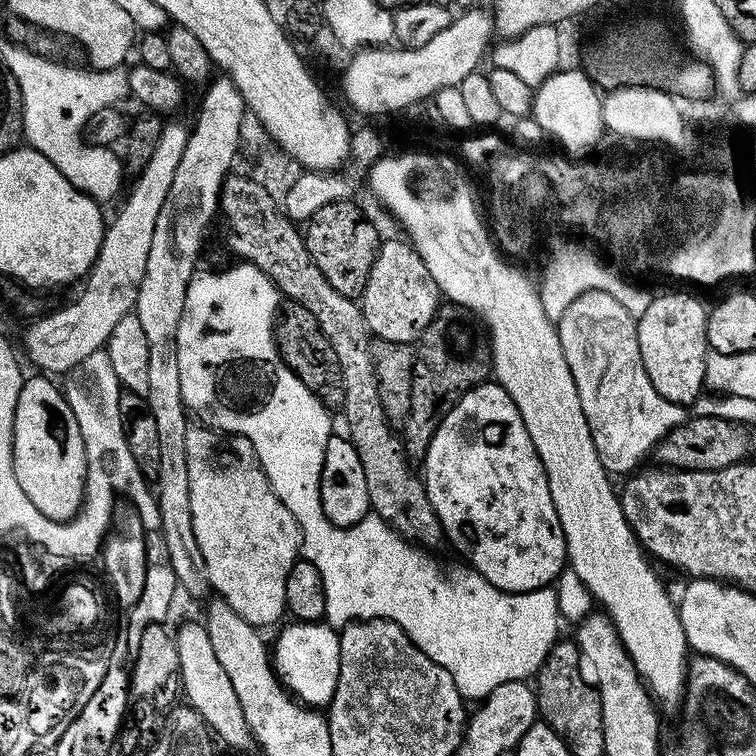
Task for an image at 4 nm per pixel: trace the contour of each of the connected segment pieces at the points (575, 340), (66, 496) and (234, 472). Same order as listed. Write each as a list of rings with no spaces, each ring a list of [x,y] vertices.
[[[586,292],[571,302],[556,324],[556,332],[562,342],[562,354],[566,354],[566,366],[570,366],[574,386],[578,386],[578,402],[582,402],[582,414],[586,414],[590,438],[594,438],[594,450],[598,450],[598,458],[609,474],[635,473],[647,456],[649,459],[656,445],[686,420],[685,405],[670,402],[662,398],[658,390],[654,390],[646,374],[646,366],[642,366],[636,321],[637,317],[630,315],[626,306],[622,306],[622,302],[618,302],[610,294]]]
[[[44,374],[28,376],[20,388],[12,427],[12,465],[22,494],[34,502],[47,520],[67,522],[84,506],[86,450],[82,430],[74,418],[68,397]]]
[[[208,426],[189,427],[186,434],[186,470],[190,470],[190,514],[194,518],[194,538],[198,538],[198,550],[202,550],[211,591],[228,603],[247,624],[272,624],[286,612],[286,578],[302,552],[300,527],[294,514],[290,514],[290,510],[282,506],[278,494],[274,494],[266,474],[256,461],[251,442],[243,438],[233,439],[236,457],[219,464],[216,461],[215,435],[217,433]]]

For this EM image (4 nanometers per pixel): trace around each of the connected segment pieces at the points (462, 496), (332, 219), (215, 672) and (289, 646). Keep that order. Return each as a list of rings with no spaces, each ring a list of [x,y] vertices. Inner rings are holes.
[[[485,382],[470,389],[465,396],[446,413],[440,421],[438,430],[430,442],[430,450],[425,454],[422,467],[422,479],[424,488],[428,491],[428,497],[440,519],[440,526],[444,530],[447,543],[452,543],[467,563],[486,582],[490,582],[500,592],[537,592],[540,588],[549,587],[566,568],[566,553],[564,550],[564,535],[562,526],[558,522],[558,510],[554,510],[554,498],[550,498],[550,486],[546,482],[546,470],[538,458],[538,450],[534,450],[534,442],[530,442],[530,433],[526,431],[526,422],[522,422],[522,414],[518,414],[518,406],[506,394],[506,390],[495,382]]]
[[[339,200],[322,206],[307,221],[303,229],[304,245],[310,258],[326,274],[326,282],[338,290],[338,294],[359,298],[364,292],[366,282],[370,278],[370,270],[374,266],[376,252],[382,243],[382,236],[376,233],[376,228],[360,213],[356,202]]]
[[[203,623],[184,624],[180,629],[175,629],[174,639],[180,663],[183,699],[204,719],[221,745],[224,743],[226,747],[233,748],[236,752],[250,751],[254,748],[252,731],[246,722],[246,714],[242,714],[238,694],[234,694],[234,686],[230,683],[230,678],[218,663],[218,657],[214,655],[214,646],[210,646],[207,627]]]
[[[292,622],[277,638],[276,648],[274,644],[274,667],[281,681],[308,706],[327,706],[332,701],[334,669],[339,664],[340,637],[327,622]]]

